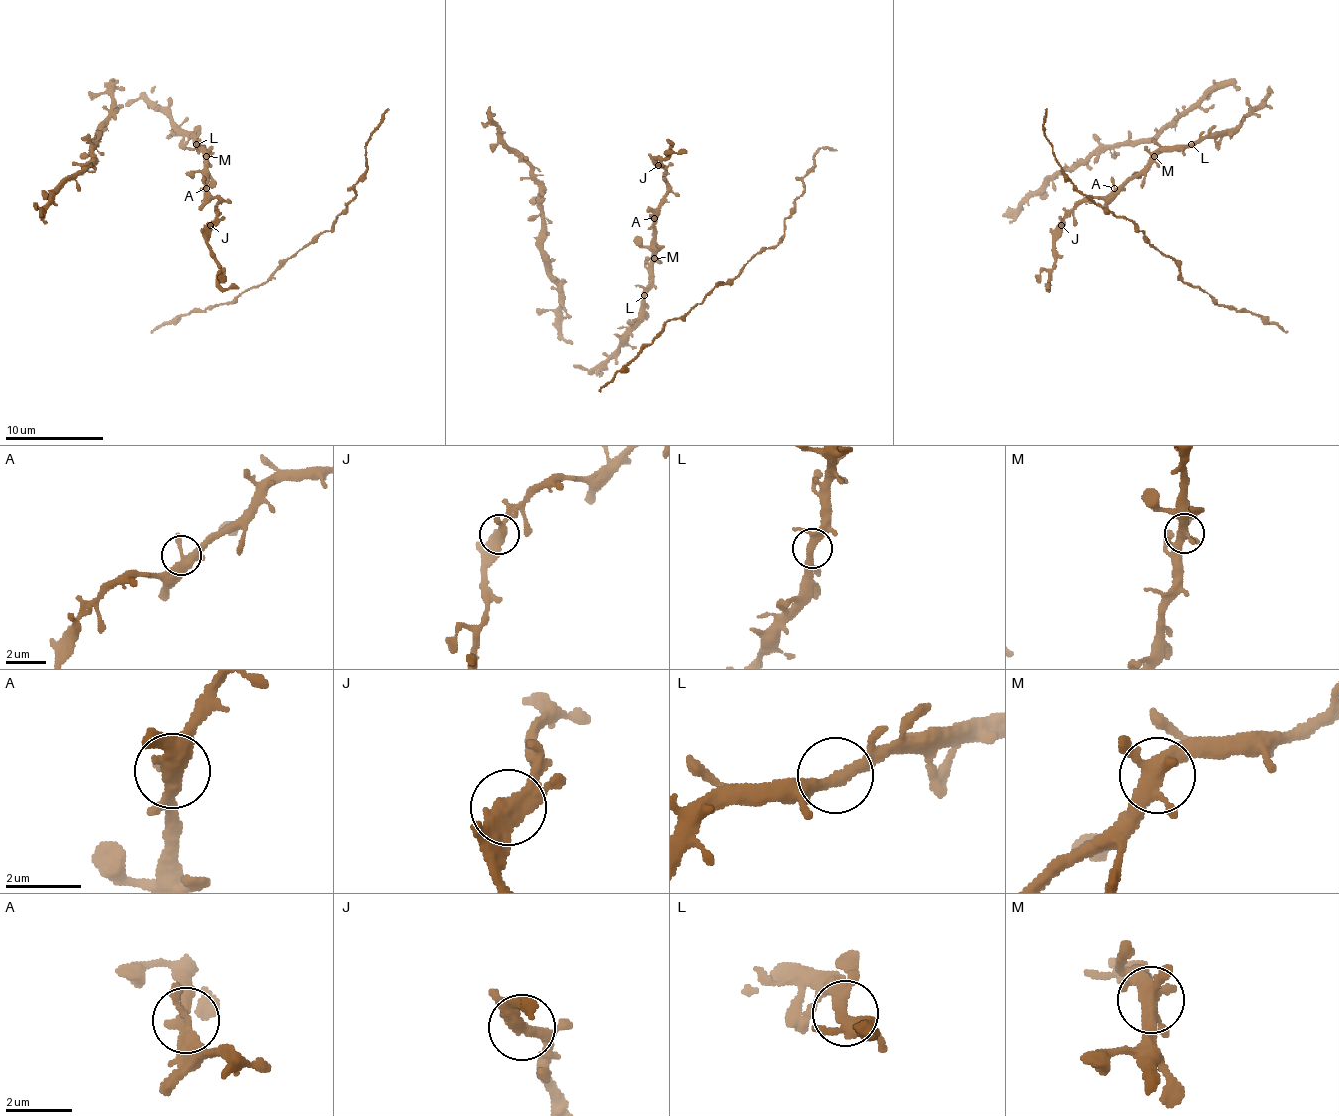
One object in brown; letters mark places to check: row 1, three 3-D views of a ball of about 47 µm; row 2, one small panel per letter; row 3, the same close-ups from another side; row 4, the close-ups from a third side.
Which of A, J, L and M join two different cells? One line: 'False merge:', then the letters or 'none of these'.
False merge: none of these

